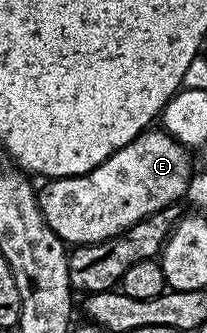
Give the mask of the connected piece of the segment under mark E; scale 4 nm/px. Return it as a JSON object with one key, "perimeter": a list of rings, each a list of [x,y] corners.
{"perimeter":[[[147,129],[87,175],[49,180],[47,187],[38,191],[44,221],[67,245],[110,239],[144,217],[179,202],[177,199],[190,187],[190,155],[167,131]]]}

